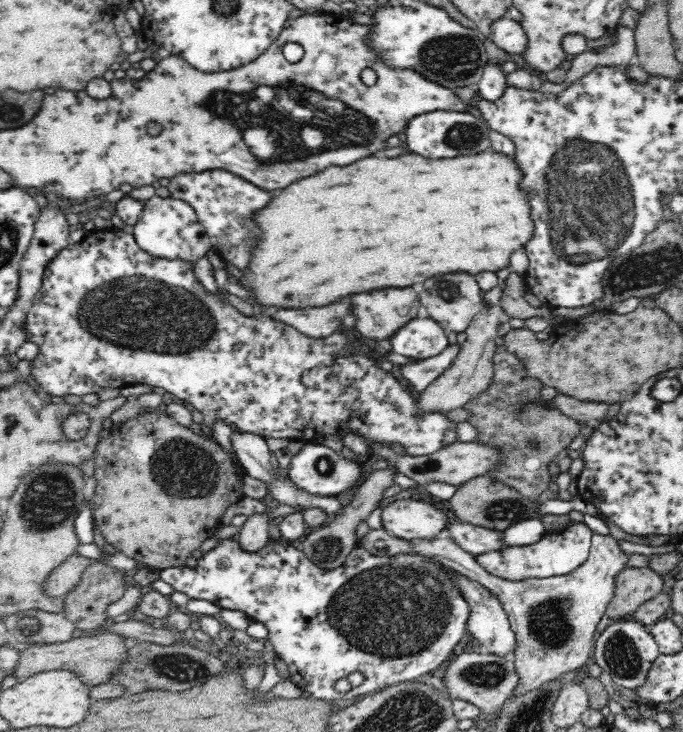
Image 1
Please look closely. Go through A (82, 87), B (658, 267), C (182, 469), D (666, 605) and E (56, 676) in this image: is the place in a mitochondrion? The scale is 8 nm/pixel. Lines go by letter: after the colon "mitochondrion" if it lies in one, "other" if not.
A: other
B: mitochondrion
C: mitochondrion
D: other
E: other

